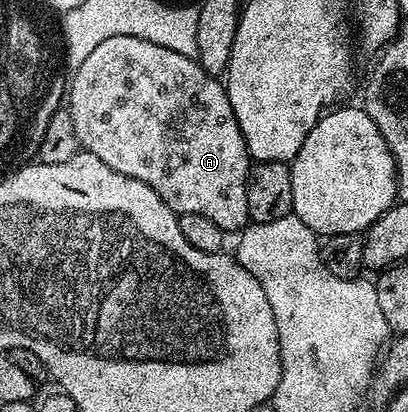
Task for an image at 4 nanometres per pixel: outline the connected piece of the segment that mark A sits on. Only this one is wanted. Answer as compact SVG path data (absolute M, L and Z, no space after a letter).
M130 35L115 38L115 45L116 69L77 68L76 74L71 74L70 84L66 89L66 107L74 119L74 131L78 131L81 150L102 159L102 163L106 163L106 167L110 167L130 179L138 179L142 183L146 183L146 187L154 190L178 215L181 213L206 215L206 219L214 219L214 223L218 223L218 227L222 227L225 231L243 229L245 225L249 224L246 187L248 186L250 158L244 136L238 127L238 119L234 119L234 111L230 107L227 88L215 76L208 74L196 59L178 55L178 51L170 51L170 47L158 47L158 43L150 43L146 39L138 39Z

